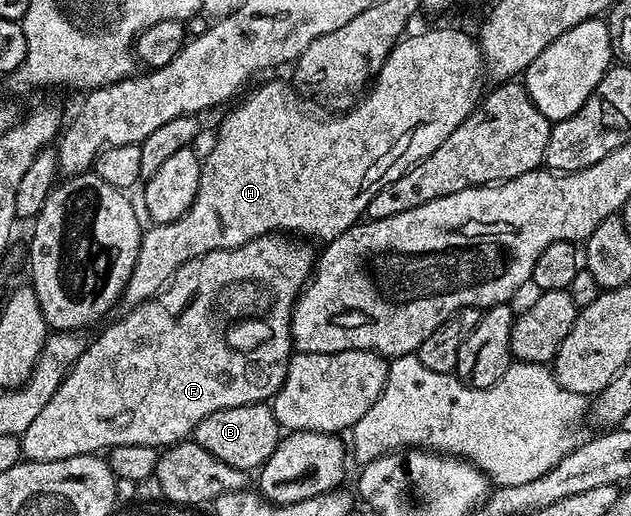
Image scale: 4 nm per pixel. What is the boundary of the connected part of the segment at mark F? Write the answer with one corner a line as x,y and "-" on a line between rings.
270,234
255,238
243,246
235,246
227,250
211,250
179,266
172,280
156,296
152,296
150,300
144,300
142,304
132,305
126,316
119,317
114,324
106,323
101,336
95,337
94,340
90,339
86,343
83,354
69,369
69,373
61,381
59,390
55,390
51,402
43,406
39,418
35,418
35,422
31,422
31,426
27,426
27,430
21,433
19,439
22,457
35,462
55,462
59,458
101,454
115,446
147,446
161,450
168,445
180,444
182,440
192,437
195,426
199,426
199,422
207,418
207,414
215,414
215,410
272,401
273,395
280,390
287,378
289,357
295,351
293,306
315,267
315,252
312,252
305,244
308,243
298,242
285,234

